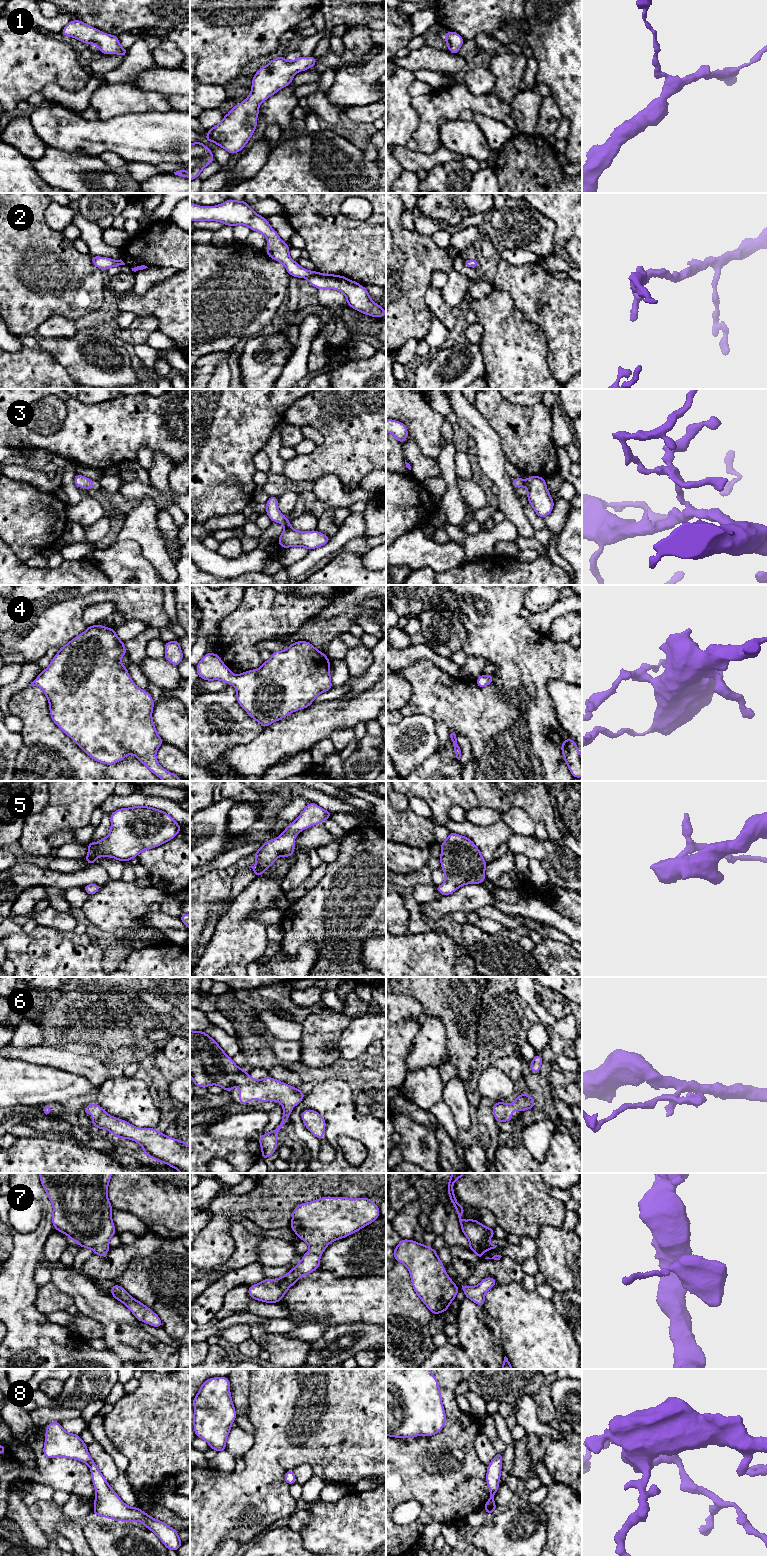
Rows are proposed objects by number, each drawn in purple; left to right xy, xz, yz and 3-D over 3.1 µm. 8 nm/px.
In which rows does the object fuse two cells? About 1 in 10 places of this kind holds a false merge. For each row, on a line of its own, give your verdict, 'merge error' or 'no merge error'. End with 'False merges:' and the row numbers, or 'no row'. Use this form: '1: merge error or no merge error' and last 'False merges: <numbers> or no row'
1: no merge error
2: no merge error
3: no merge error
4: no merge error
5: no merge error
6: no merge error
7: no merge error
8: no merge error
False merges: no row

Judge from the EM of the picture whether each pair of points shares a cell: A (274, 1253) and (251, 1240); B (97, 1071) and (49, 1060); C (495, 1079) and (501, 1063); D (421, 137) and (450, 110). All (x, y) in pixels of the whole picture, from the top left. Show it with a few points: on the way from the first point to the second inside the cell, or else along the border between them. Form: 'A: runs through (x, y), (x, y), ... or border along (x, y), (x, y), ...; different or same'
A: border along (263, 1237), (258, 1244), (257, 1261); different
B: runs through (85, 1065), (61, 1060); same
C: border along (492, 1065), (502, 1070), (516, 1084); different
D: runs through (428, 128), (428, 124), (441, 111); same

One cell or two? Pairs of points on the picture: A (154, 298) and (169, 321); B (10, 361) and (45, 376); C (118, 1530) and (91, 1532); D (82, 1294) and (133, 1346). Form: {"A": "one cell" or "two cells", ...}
{"A": "one cell", "B": "one cell", "C": "one cell", "D": "one cell"}

